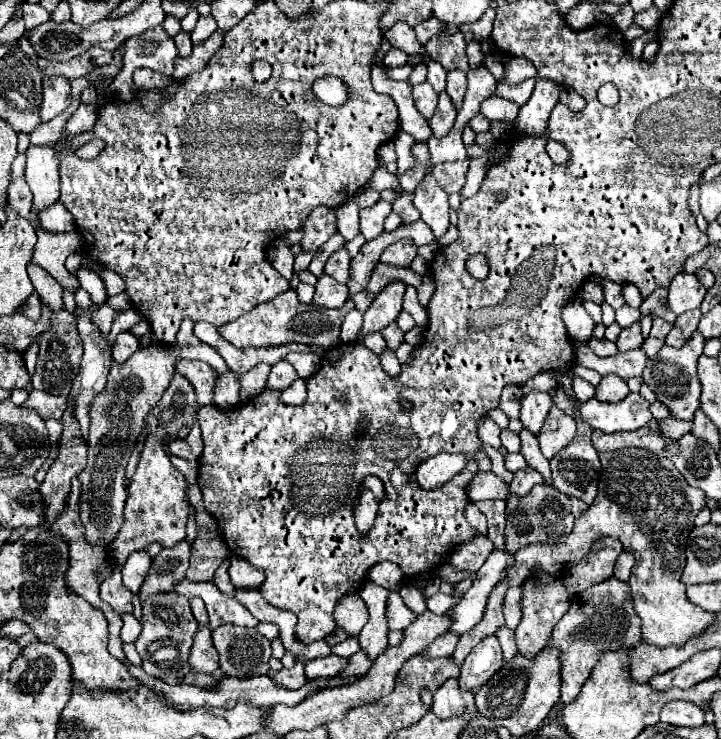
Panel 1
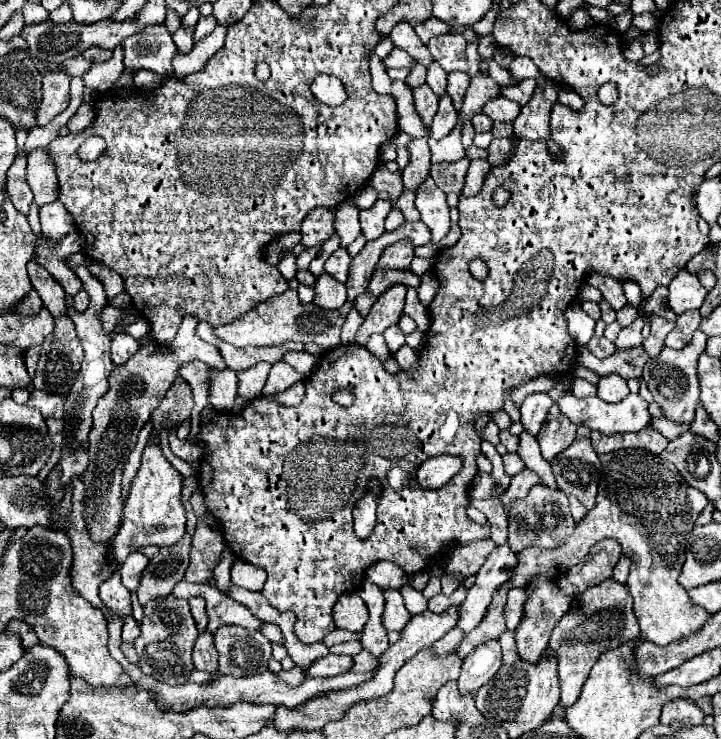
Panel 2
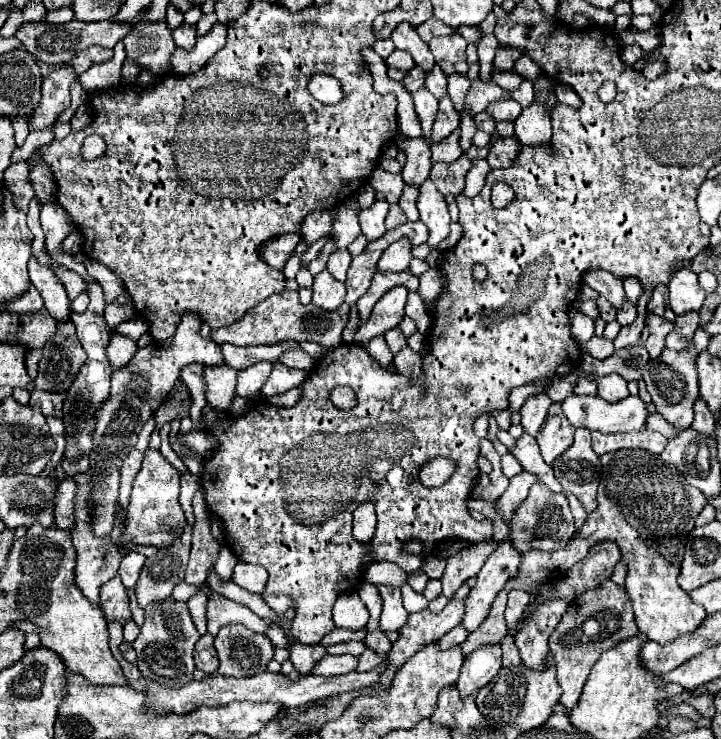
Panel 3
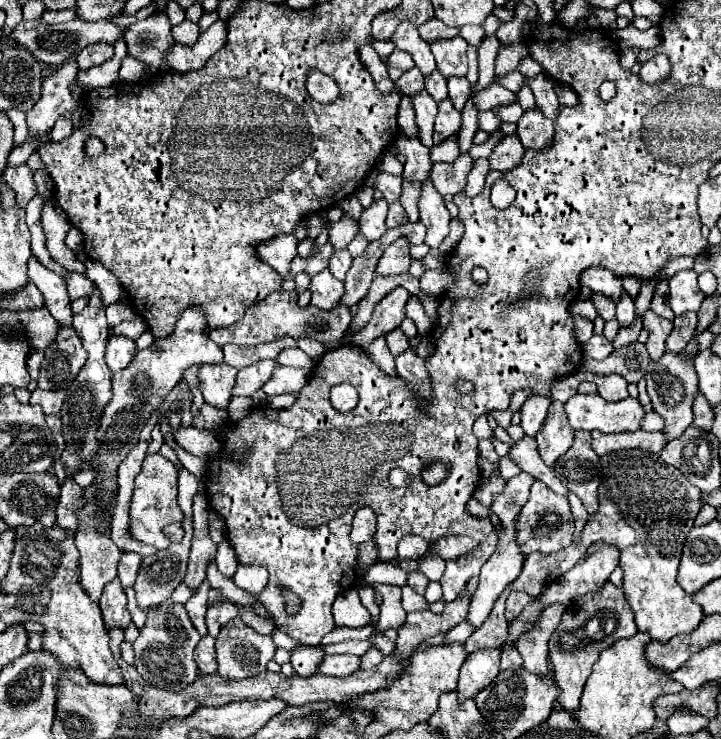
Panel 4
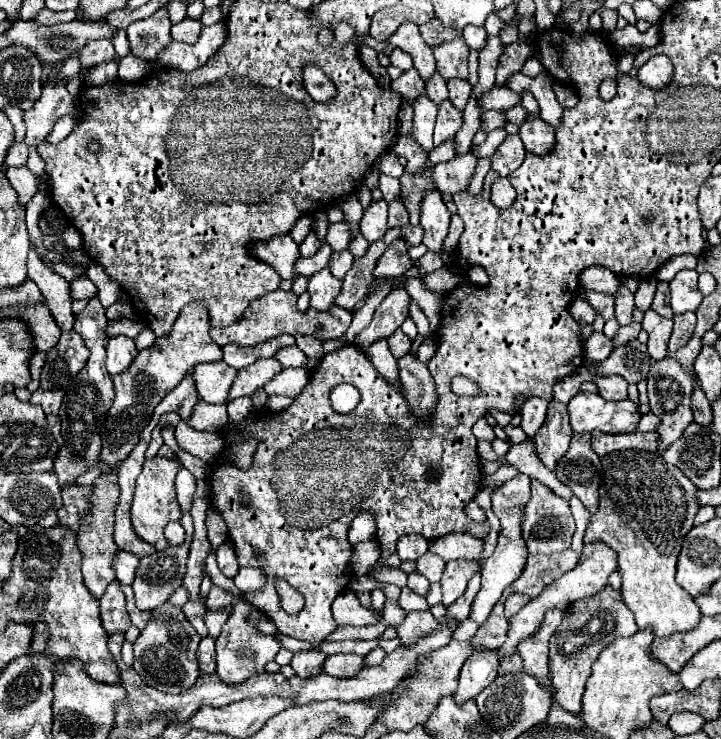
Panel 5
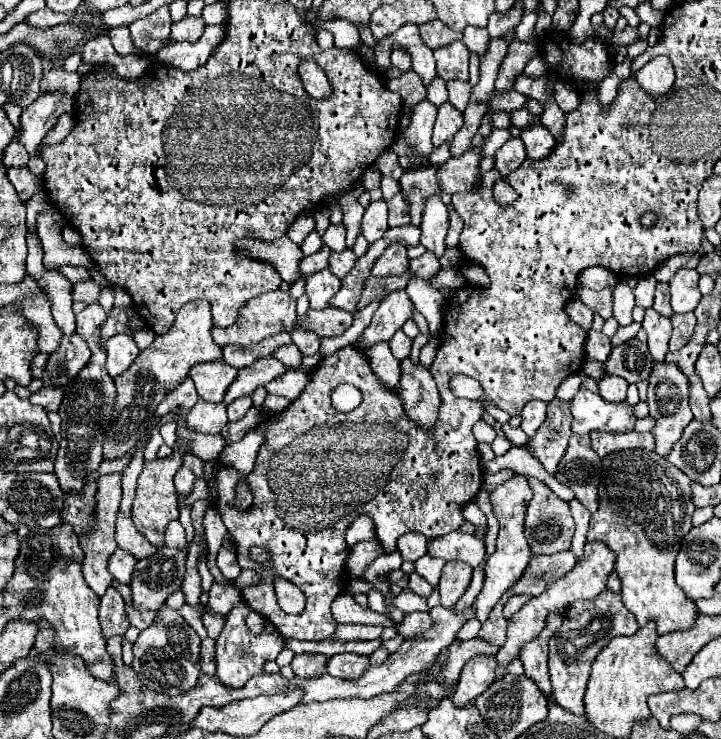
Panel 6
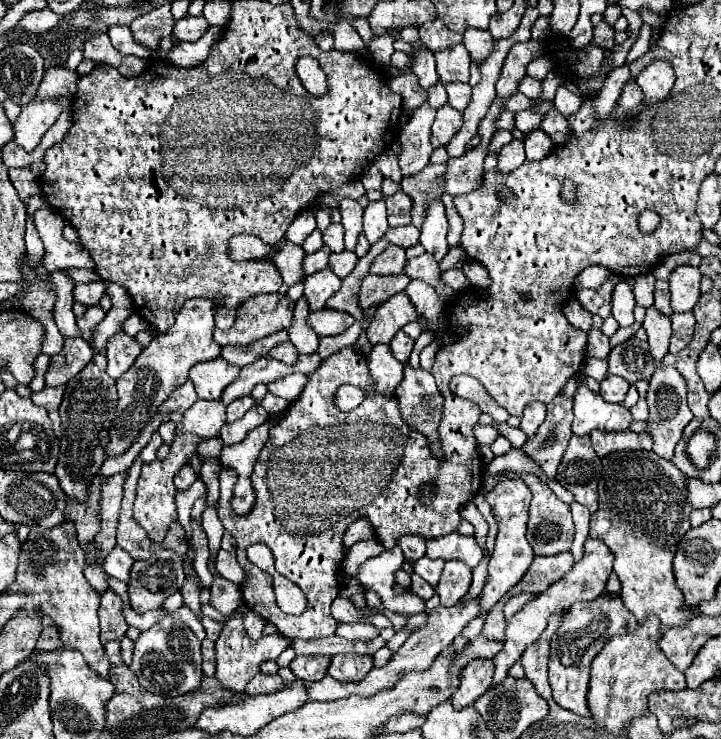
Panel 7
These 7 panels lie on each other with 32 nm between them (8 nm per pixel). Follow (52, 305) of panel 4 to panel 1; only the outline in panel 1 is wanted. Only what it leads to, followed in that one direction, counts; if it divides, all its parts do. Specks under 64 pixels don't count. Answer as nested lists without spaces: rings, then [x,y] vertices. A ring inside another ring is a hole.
[[[28,264],[28,276],[36,288],[36,292],[40,294],[40,298],[52,308],[58,310],[62,308],[62,286],[38,264]]]

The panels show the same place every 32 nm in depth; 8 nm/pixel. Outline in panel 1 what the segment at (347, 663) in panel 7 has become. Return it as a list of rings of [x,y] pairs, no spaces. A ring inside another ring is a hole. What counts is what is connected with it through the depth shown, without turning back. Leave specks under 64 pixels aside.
[[[330,654],[326,658],[316,658],[316,660],[308,660],[308,664],[304,664],[306,676],[310,680],[316,678],[332,678],[336,676],[342,668],[346,666],[346,658],[340,658],[336,654]]]

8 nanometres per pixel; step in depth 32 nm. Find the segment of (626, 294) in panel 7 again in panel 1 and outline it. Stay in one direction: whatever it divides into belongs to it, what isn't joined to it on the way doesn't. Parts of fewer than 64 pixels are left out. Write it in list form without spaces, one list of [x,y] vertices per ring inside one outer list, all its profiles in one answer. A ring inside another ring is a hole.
[[[624,304],[620,310],[616,310],[616,322],[622,326],[622,328],[628,328],[632,326],[634,322],[640,320],[640,310],[636,308],[630,308],[628,304]]]

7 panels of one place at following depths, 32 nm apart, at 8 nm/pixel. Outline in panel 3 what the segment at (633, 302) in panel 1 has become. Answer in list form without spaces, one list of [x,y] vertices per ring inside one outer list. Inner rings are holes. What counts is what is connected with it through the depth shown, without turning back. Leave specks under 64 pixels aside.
[[[626,278],[626,280],[624,280],[624,290],[626,290],[626,298],[636,304],[638,298],[640,298],[640,294],[642,294],[640,282],[638,282],[636,278]]]

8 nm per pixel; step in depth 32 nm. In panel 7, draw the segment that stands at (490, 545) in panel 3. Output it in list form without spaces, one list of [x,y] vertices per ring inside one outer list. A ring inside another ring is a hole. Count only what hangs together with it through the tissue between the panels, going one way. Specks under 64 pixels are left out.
[[[450,560],[446,562],[442,570],[442,578],[438,586],[434,588],[436,594],[440,596],[442,606],[456,606],[460,598],[468,592],[472,580],[472,568],[460,560]]]

